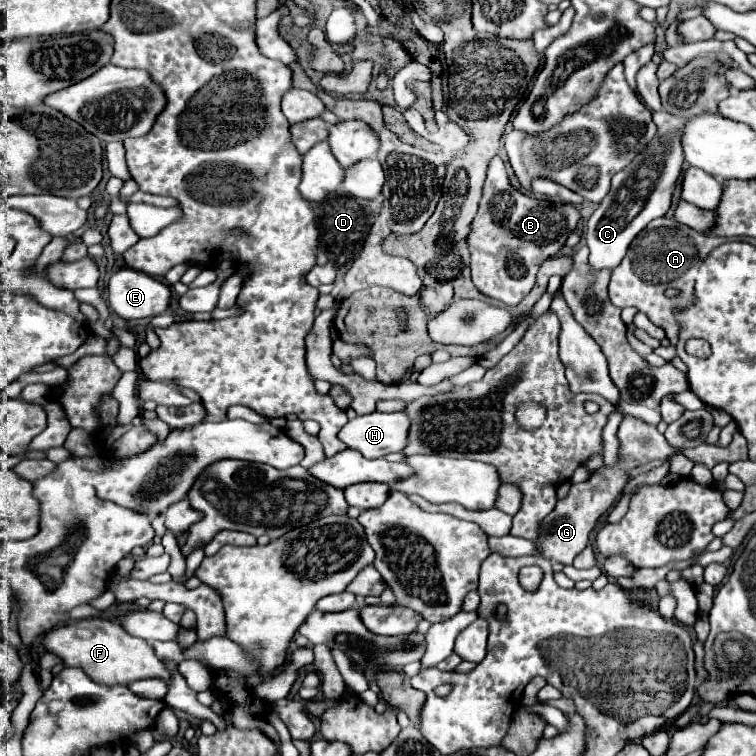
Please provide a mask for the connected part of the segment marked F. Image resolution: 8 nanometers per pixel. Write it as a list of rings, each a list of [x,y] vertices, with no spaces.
[[[103,617],[69,621],[63,627],[55,627],[41,639],[41,647],[45,649],[45,653],[53,653],[55,657],[59,657],[65,667],[81,667],[97,683],[129,685],[137,679],[147,677],[163,677],[165,681],[169,681],[165,665],[159,661],[147,641],[123,633],[123,627],[119,623]]]

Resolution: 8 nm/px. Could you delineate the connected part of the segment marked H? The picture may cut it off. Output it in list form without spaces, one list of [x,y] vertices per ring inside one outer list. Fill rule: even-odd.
[[[369,413],[351,419],[339,433],[341,441],[357,449],[365,459],[379,459],[407,445],[409,419],[399,413]]]

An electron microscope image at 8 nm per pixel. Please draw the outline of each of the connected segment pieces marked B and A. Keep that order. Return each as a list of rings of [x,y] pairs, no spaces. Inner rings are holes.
[[[495,157],[489,163],[479,213],[469,233],[473,283],[487,297],[499,299],[505,305],[517,305],[533,289],[539,265],[559,253],[579,219],[581,215],[575,205],[551,203],[511,191],[505,165]]]
[[[659,217],[635,237],[629,245],[625,259],[621,265],[611,273],[609,281],[609,301],[623,309],[623,307],[637,307],[639,311],[647,313],[647,317],[665,329],[671,345],[677,343],[679,337],[679,321],[669,317],[667,309],[685,309],[695,301],[695,277],[699,271],[699,263],[713,251],[717,245],[727,241],[725,237],[705,237],[699,231],[689,229],[687,225],[679,225],[671,217]],[[677,287],[681,295],[677,299],[667,299],[665,289]]]

